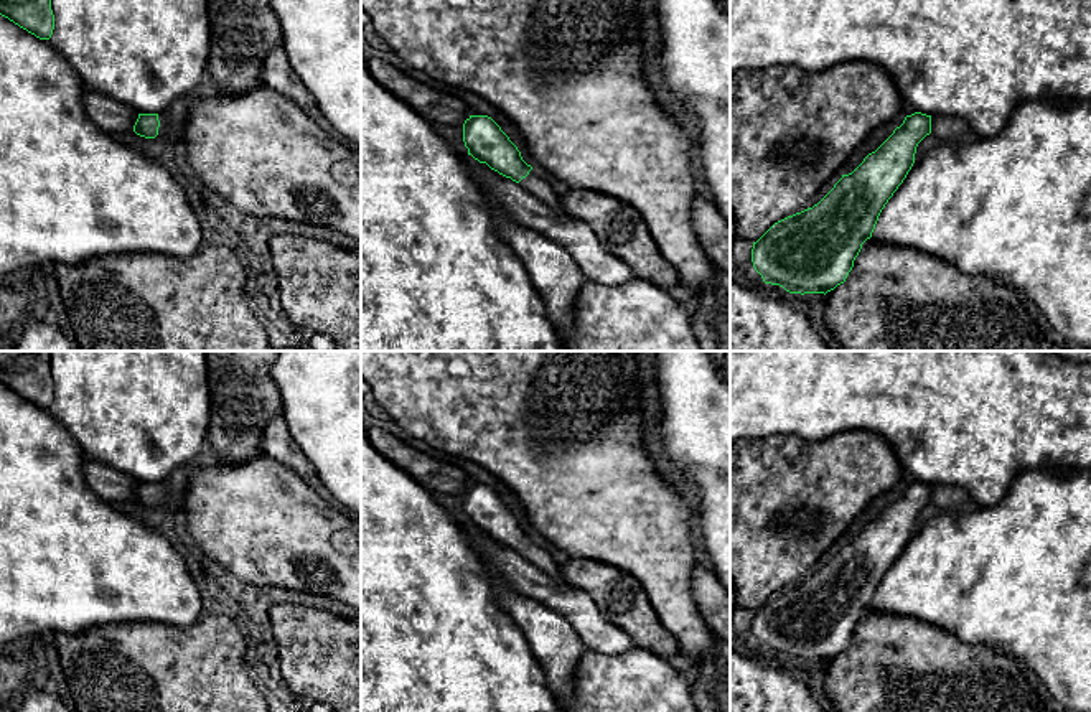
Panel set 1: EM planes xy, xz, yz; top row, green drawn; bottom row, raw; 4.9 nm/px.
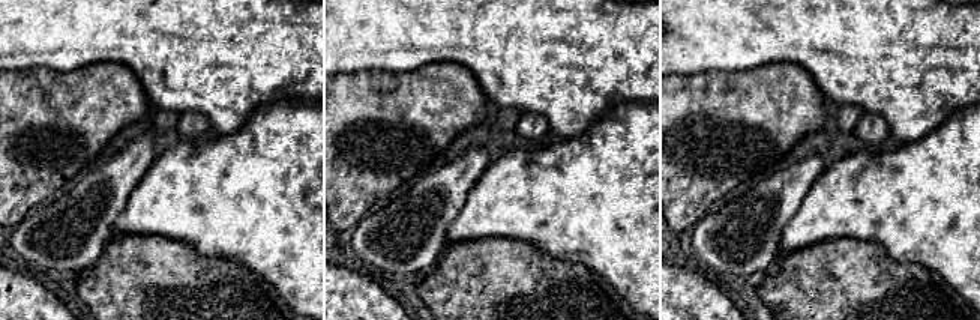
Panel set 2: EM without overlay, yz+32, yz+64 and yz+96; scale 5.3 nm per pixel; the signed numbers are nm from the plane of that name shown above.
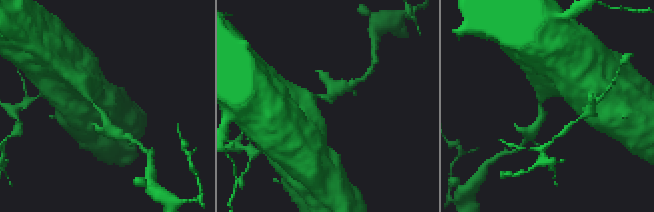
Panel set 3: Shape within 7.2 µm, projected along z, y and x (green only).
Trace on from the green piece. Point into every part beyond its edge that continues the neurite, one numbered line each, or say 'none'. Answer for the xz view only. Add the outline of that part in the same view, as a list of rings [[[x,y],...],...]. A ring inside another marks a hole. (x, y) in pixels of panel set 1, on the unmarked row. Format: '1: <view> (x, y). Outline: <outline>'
1: xz (533, 552). Outline: [[[532,537],[526,547],[522,547],[519,552],[526,560],[529,560],[532,565],[541,569],[546,575],[562,580],[560,565],[552,559],[549,552],[546,552]]]

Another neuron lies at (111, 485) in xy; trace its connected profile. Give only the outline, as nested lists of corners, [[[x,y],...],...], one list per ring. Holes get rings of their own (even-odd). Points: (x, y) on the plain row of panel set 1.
[[[86,460],[82,473],[92,493],[110,504],[133,499],[138,488],[132,476],[96,460]]]

